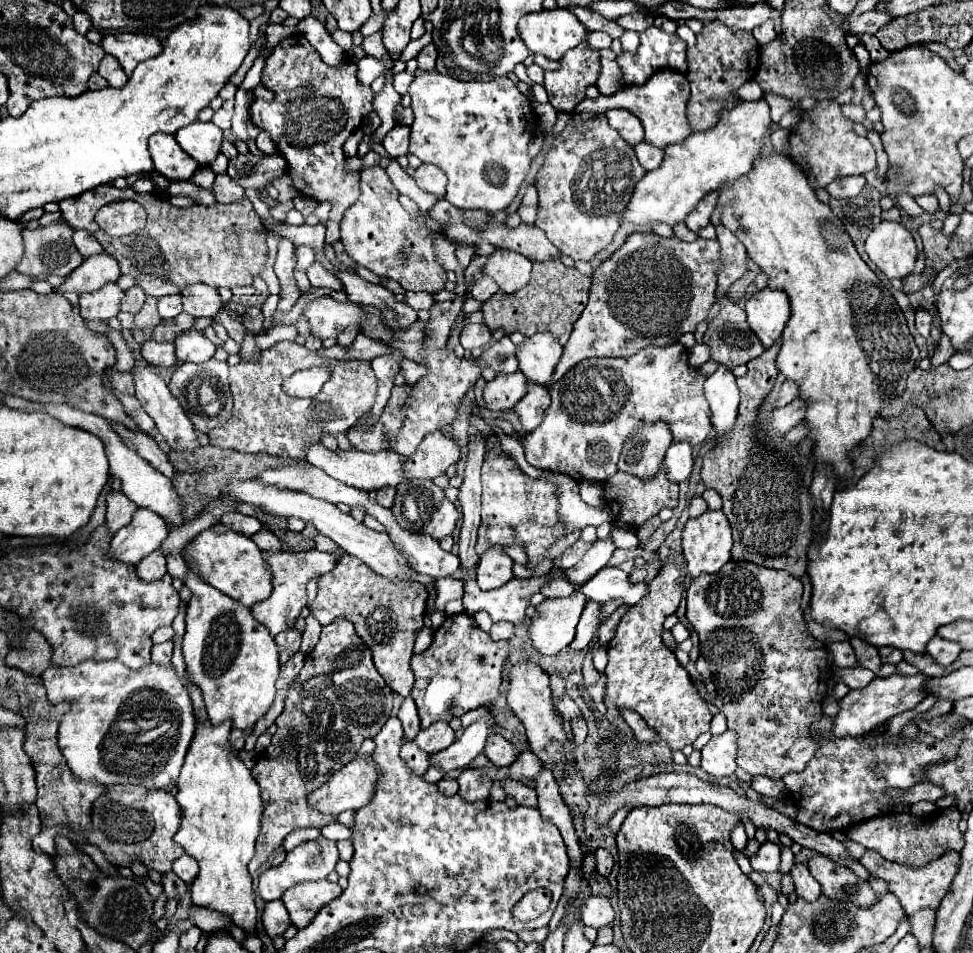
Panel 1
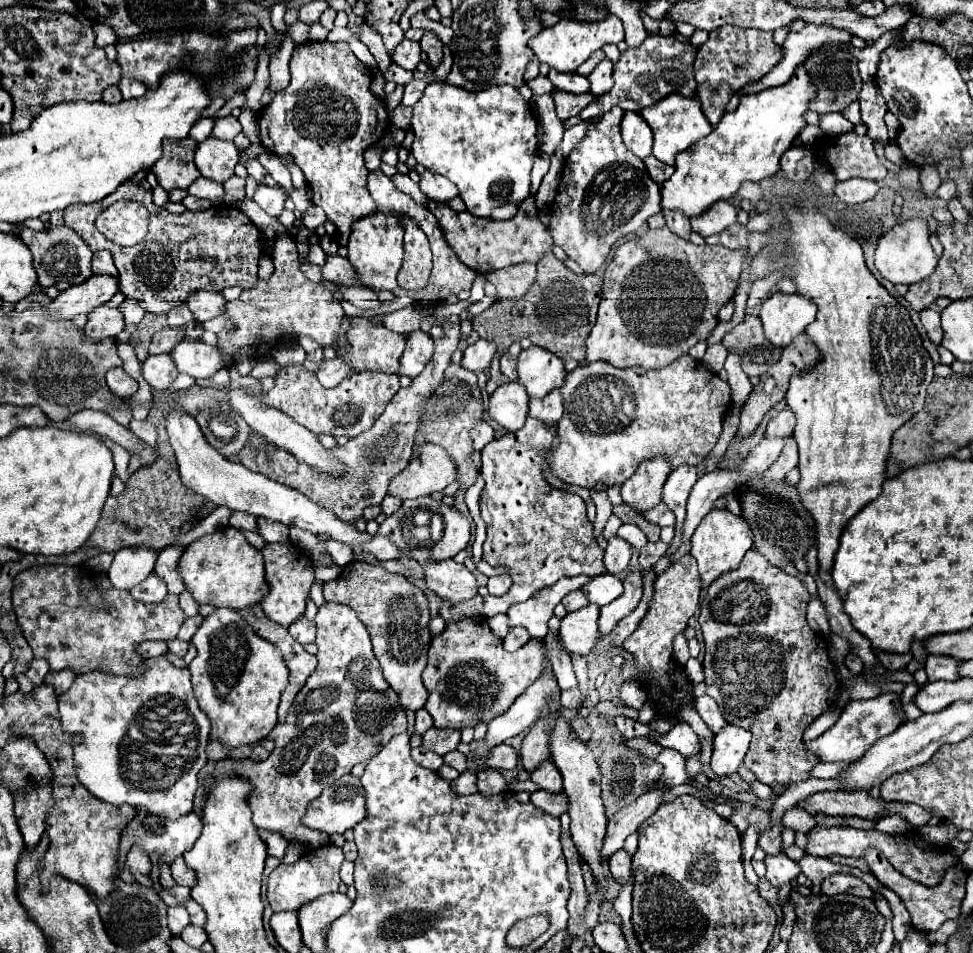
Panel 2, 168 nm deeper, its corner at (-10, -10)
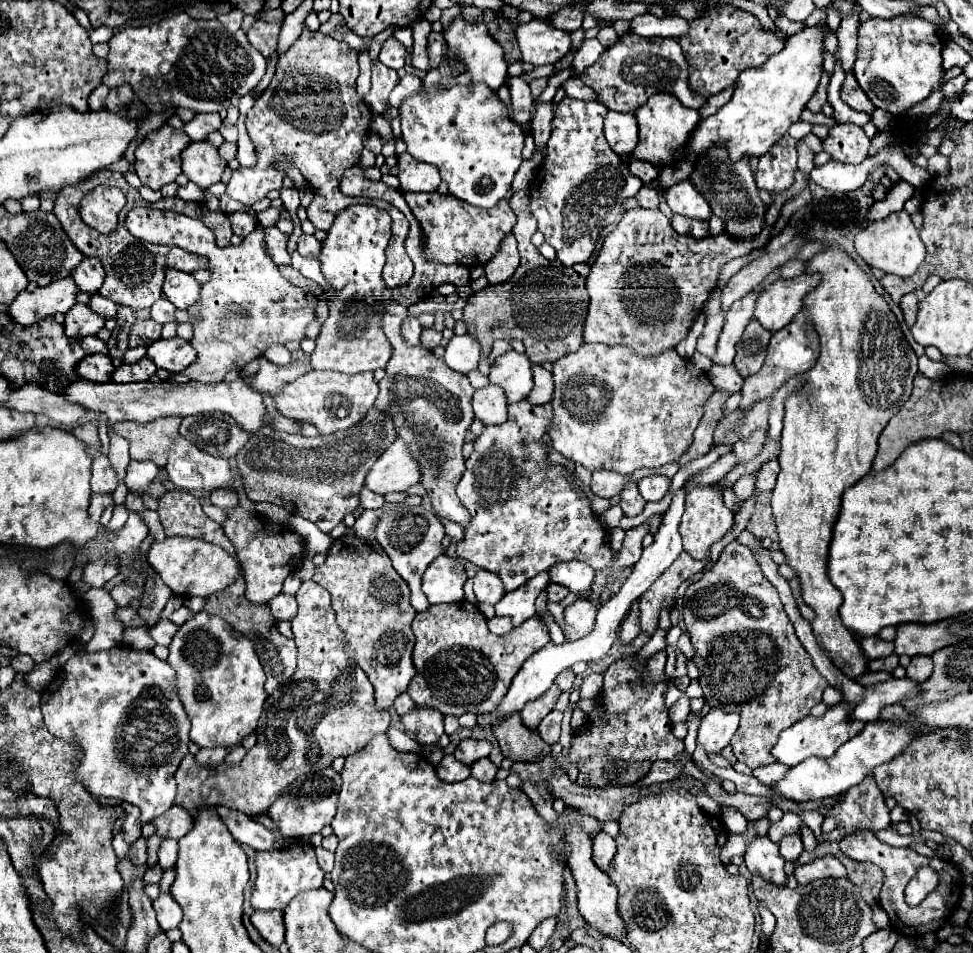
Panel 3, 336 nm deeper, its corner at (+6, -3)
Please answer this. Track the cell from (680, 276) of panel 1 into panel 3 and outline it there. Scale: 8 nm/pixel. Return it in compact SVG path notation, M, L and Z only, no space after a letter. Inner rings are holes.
M658 209L626 211L614 231L604 239L586 279L590 307L584 323L584 343L628 345L642 357L656 357L662 351L676 347L690 331L700 309L704 309L706 299L716 287L722 265L736 257L748 255L752 249L754 247L750 239L732 237L728 233L710 235L704 239L678 235Z

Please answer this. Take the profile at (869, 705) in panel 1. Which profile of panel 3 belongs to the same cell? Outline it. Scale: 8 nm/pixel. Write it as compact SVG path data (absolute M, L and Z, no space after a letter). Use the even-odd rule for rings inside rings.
M842 701L834 707L830 707L822 717L812 717L812 715L804 717L802 721L798 721L796 725L792 725L792 727L788 727L780 733L778 743L772 749L772 755L776 757L776 761L780 761L784 765L790 765L790 767L808 759L808 757L812 757L812 755L824 757L824 759L832 757L842 743L846 743L848 739L858 735L866 725L864 721L852 721L850 713L852 713L852 705Z

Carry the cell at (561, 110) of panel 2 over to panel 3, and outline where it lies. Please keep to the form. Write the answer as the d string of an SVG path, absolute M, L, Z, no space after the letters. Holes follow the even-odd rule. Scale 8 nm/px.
M538 103L536 113L532 117L532 131L536 147L544 147L550 137L552 127L552 103Z

